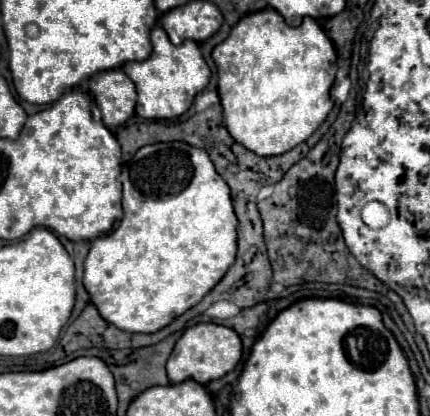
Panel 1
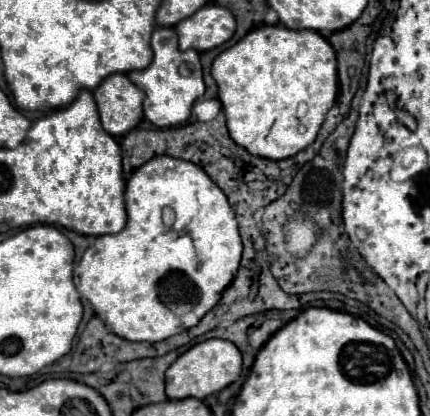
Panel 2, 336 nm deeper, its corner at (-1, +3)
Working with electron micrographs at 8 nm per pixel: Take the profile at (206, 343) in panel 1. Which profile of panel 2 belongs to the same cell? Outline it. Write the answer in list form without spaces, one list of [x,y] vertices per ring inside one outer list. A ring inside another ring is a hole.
[[[206,339],[196,343],[186,353],[182,353],[166,371],[166,395],[168,399],[198,397],[206,399],[212,393],[222,391],[226,385],[234,383],[242,371],[242,353],[232,341],[226,339]]]

